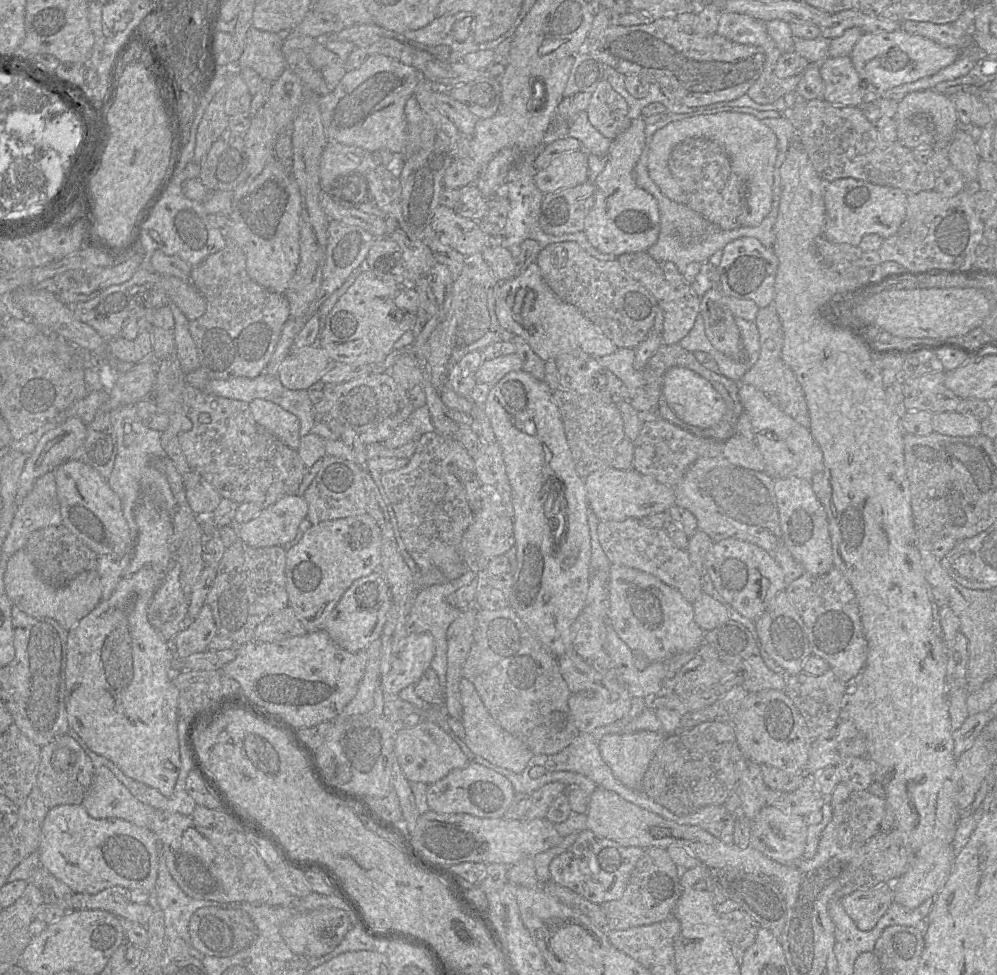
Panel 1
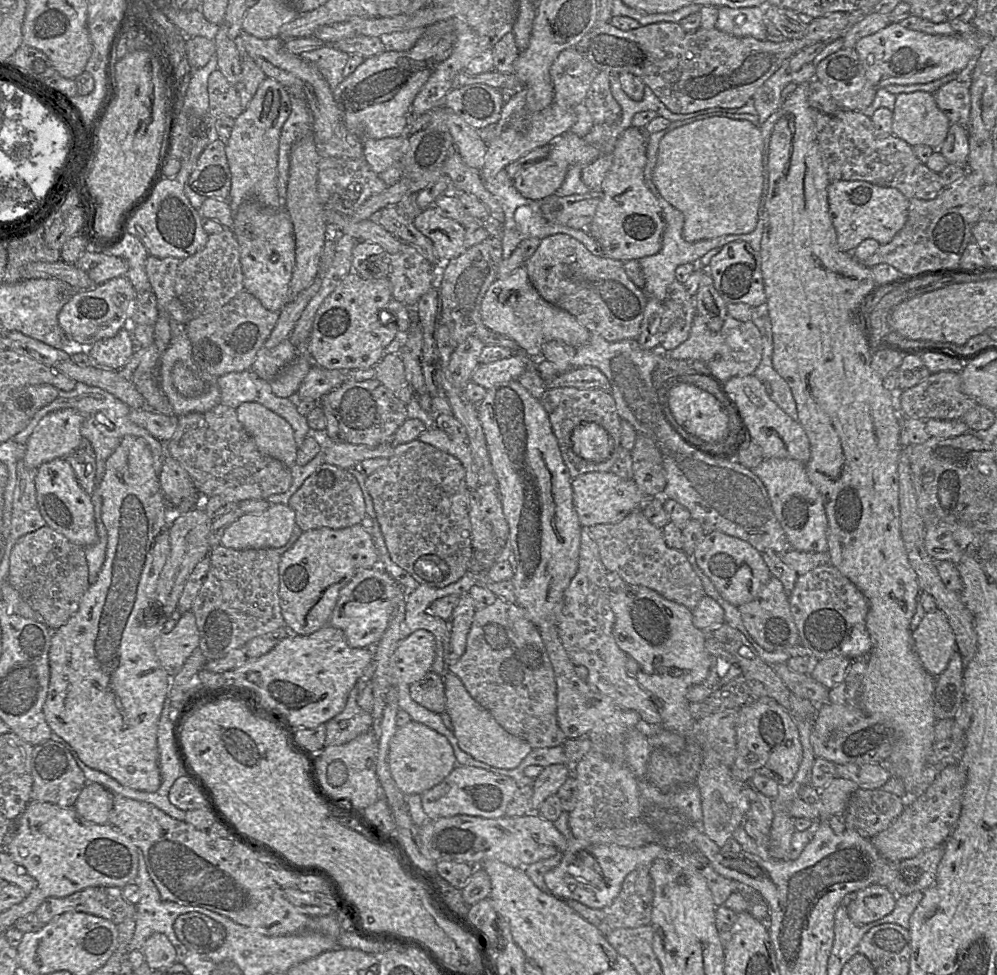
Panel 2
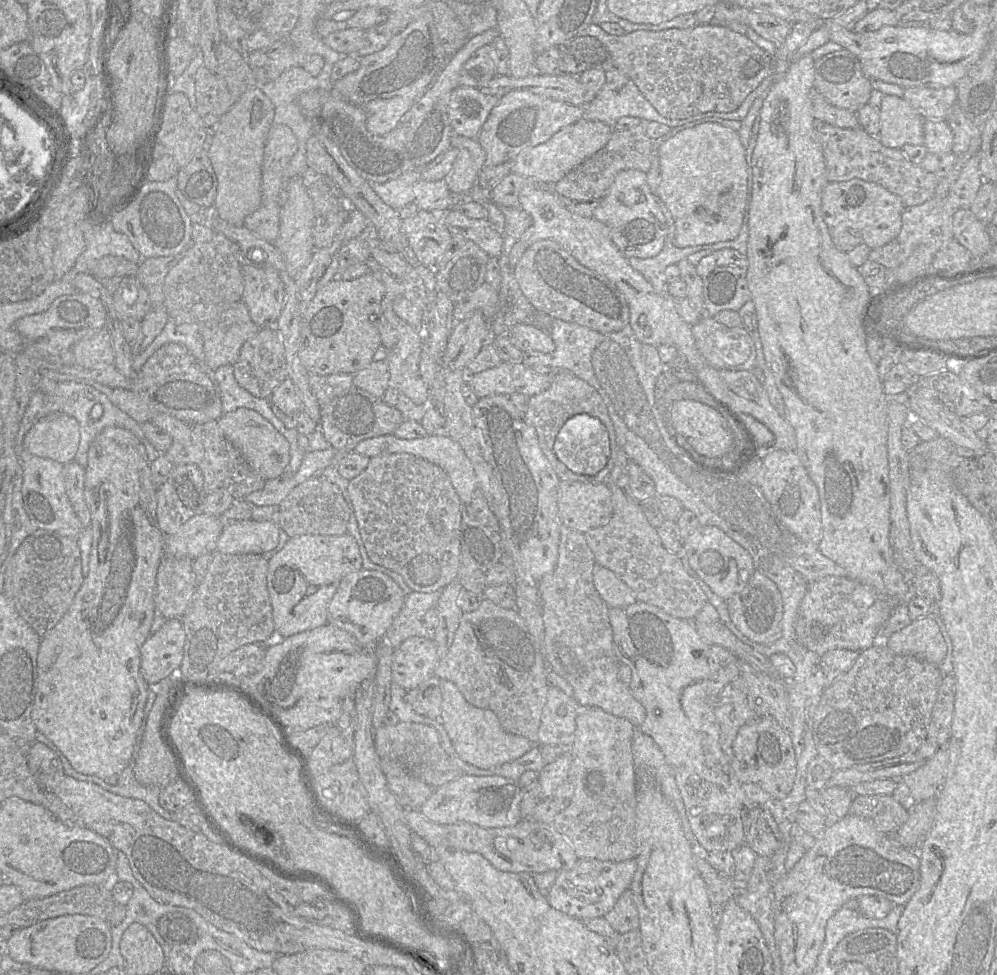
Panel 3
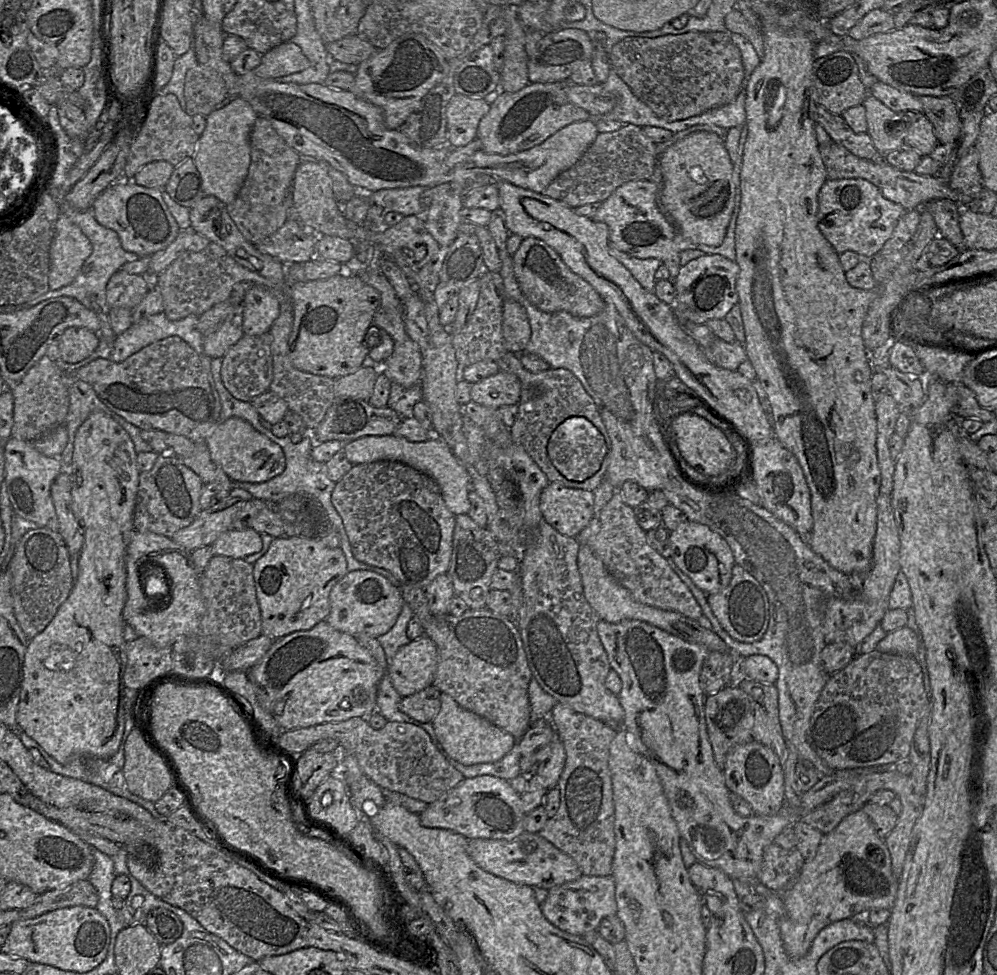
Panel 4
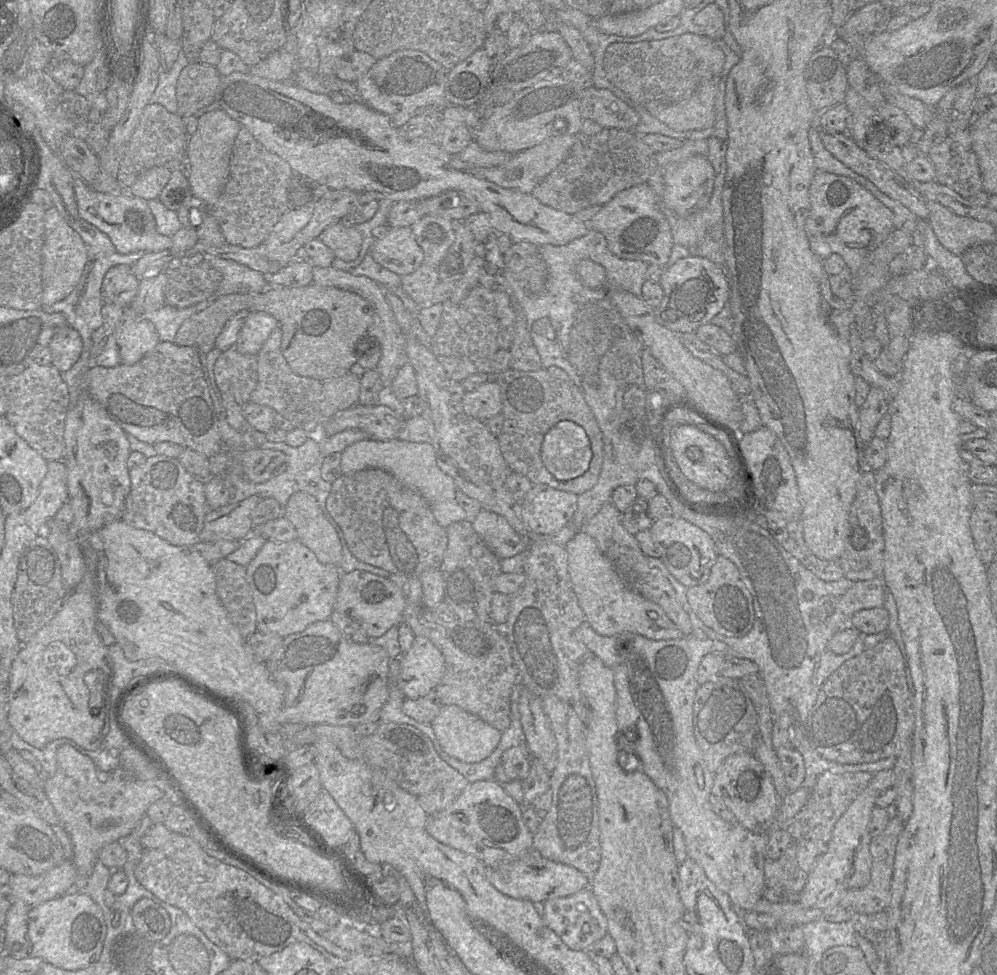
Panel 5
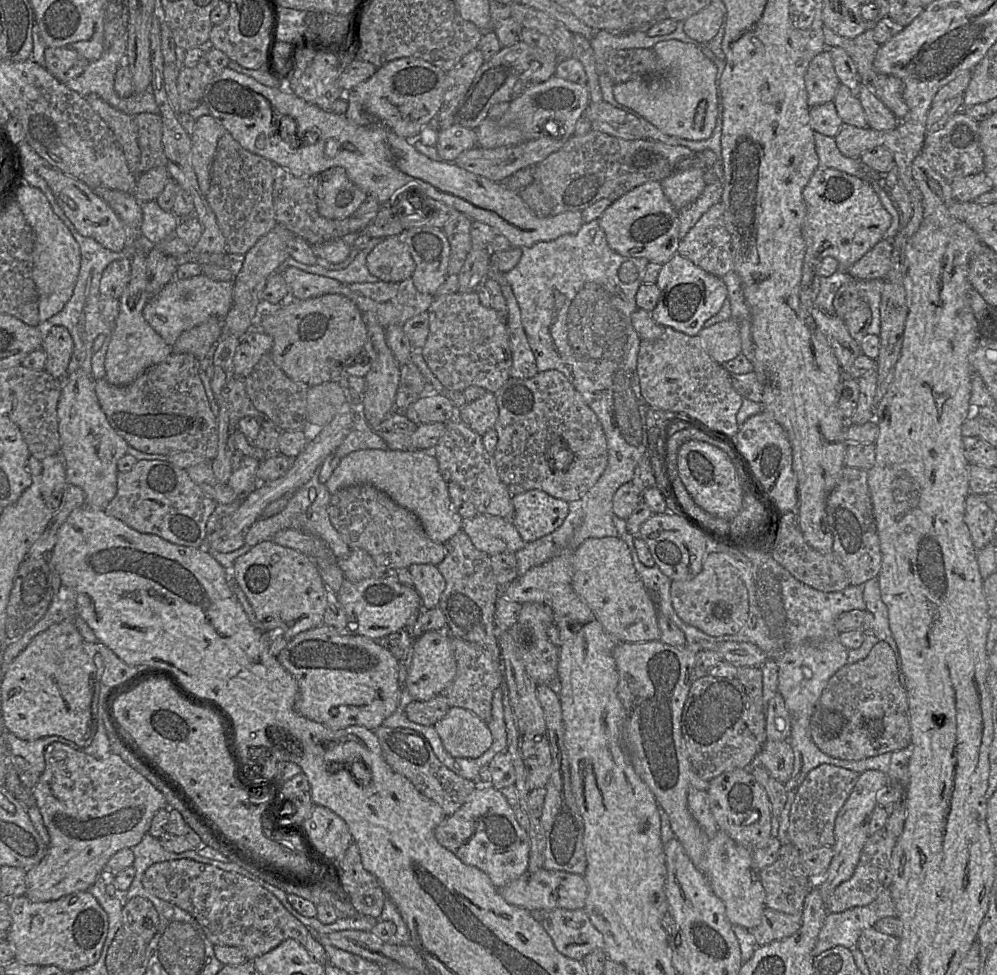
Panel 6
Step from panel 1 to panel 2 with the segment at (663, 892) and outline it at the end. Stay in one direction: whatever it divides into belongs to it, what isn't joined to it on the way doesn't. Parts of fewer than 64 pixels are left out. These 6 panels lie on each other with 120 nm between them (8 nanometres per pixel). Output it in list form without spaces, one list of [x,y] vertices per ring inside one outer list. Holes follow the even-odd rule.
[[[639,867],[625,878],[621,891],[613,903],[602,909],[605,921],[612,930],[649,925],[653,898],[649,867]]]

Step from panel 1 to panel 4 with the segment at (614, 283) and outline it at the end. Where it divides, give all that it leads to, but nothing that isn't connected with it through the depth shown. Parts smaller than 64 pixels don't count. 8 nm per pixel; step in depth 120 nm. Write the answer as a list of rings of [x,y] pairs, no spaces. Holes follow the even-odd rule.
[[[522,239],[512,261],[522,293],[539,310],[547,313],[566,311],[575,317],[591,317],[604,310],[606,303],[600,294],[586,280],[572,272],[559,254],[541,239]]]

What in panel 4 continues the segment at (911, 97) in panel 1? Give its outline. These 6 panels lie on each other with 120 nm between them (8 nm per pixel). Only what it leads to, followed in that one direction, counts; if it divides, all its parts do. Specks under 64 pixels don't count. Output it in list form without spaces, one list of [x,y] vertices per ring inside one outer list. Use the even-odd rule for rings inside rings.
[[[868,95],[862,102],[866,110],[867,134],[875,149],[886,154],[904,145],[908,118],[897,113],[875,97]]]

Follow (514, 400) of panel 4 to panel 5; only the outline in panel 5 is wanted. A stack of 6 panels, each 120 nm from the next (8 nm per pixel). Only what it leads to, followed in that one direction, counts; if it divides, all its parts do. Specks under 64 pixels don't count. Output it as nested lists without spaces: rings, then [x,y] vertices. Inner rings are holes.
[[[490,381],[475,391],[466,392],[462,405],[466,416],[483,422],[502,414],[500,385]]]

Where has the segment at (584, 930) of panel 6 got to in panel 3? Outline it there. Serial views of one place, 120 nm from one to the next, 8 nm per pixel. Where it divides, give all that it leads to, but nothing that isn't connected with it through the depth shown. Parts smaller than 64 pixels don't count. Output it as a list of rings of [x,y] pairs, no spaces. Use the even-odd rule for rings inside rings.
[[[579,859],[570,869],[559,872],[547,901],[555,910],[578,920],[605,917],[613,909],[620,896],[629,889],[635,871],[636,862],[634,859],[624,862]]]

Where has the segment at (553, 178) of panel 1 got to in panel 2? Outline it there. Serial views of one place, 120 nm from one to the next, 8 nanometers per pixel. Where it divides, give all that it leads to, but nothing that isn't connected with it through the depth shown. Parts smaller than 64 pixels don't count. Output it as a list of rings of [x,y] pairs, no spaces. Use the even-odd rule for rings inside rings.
[[[549,159],[524,164],[512,178],[513,185],[524,198],[540,201],[558,190],[567,170]]]

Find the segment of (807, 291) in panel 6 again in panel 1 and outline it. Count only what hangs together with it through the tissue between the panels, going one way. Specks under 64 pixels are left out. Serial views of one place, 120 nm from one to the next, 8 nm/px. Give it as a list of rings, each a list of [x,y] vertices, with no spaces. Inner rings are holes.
[[[841,178],[825,185],[825,237],[832,243],[846,243],[858,246],[861,239],[868,234],[877,234],[883,239],[893,236],[902,224],[907,208],[908,195],[901,189],[885,187],[854,178]]]

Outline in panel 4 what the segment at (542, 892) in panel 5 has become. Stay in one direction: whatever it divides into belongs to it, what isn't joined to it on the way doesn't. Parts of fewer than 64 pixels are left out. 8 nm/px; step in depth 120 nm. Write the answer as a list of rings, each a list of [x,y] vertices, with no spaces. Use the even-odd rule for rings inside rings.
[[[524,831],[513,840],[470,839],[467,851],[472,860],[486,872],[508,881],[550,890],[577,880],[583,875],[575,860],[556,848],[538,833]]]

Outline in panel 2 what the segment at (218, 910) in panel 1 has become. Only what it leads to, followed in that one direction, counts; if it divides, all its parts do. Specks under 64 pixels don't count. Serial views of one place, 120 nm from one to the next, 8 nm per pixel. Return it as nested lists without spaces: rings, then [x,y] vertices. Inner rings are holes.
[[[198,912],[179,915],[173,923],[173,930],[184,946],[199,953],[217,949],[226,935],[220,923]]]

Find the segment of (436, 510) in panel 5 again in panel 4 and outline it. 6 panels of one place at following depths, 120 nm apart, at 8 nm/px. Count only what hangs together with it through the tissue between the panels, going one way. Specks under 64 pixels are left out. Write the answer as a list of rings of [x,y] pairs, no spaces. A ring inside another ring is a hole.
[[[395,434],[365,436],[347,443],[343,451],[348,461],[353,465],[376,461],[397,461],[404,463],[436,481],[445,505],[452,514],[460,515],[468,514],[469,512],[470,502],[468,493],[471,490],[470,475],[441,437],[432,435],[424,442],[411,442]]]

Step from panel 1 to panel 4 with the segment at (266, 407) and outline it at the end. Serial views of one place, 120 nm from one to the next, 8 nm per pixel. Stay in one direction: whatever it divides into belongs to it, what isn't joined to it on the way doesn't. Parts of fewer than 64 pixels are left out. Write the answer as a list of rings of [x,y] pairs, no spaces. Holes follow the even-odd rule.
[[[231,417],[219,422],[206,442],[211,459],[233,481],[264,483],[281,474],[286,466],[282,448],[242,418]]]

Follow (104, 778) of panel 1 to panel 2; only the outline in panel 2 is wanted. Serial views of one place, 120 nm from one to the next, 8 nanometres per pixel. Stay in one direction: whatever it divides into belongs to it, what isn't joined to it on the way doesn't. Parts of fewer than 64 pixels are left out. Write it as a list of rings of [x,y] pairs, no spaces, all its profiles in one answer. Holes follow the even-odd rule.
[[[89,782],[83,787],[77,797],[73,808],[81,819],[91,824],[106,824],[109,821],[109,814],[113,807],[113,794],[98,783]]]

